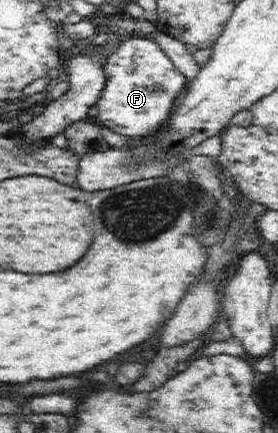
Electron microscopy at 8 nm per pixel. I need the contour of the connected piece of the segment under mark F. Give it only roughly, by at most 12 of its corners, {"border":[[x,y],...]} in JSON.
{"border":[[150,35],[105,59],[95,121],[166,130],[189,84]]}

